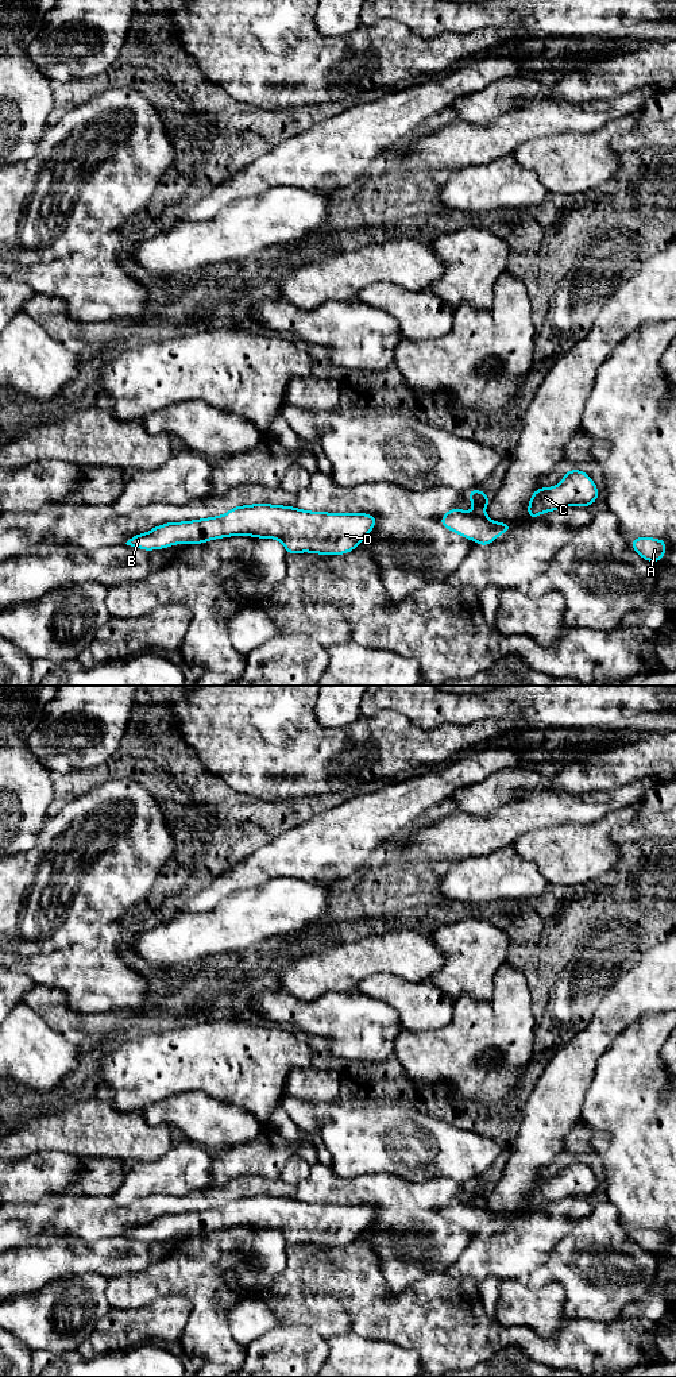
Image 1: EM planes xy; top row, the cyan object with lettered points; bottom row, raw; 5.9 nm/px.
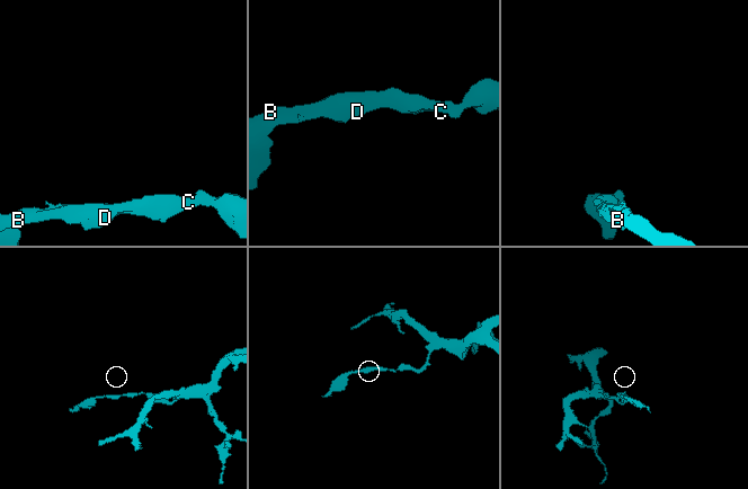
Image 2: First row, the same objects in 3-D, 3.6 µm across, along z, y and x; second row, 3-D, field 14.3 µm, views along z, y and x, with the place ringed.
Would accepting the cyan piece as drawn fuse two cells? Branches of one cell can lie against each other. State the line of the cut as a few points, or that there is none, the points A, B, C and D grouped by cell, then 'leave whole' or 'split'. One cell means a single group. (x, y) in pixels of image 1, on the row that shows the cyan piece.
no cut | A B C D | leave whole

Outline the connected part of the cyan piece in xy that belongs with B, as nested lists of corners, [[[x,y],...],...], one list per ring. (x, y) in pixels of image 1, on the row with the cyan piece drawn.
[[[252,504],[235,506],[223,516],[162,524],[132,536],[125,544],[152,551],[181,543],[202,544],[229,536],[254,536],[279,540],[287,555],[344,555],[360,545],[378,518],[367,513],[327,513]]]

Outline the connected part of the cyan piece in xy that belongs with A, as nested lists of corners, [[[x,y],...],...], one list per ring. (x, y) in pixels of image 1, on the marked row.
[[[634,537],[630,545],[641,558],[653,564],[660,562],[667,552],[667,543],[661,539]]]

